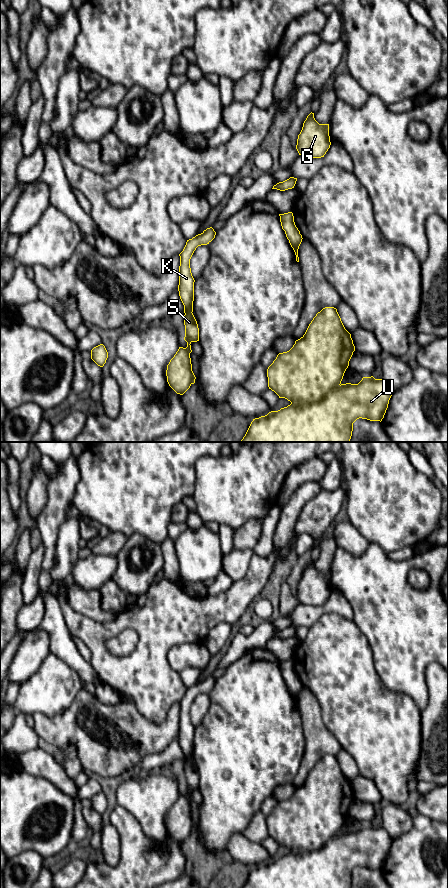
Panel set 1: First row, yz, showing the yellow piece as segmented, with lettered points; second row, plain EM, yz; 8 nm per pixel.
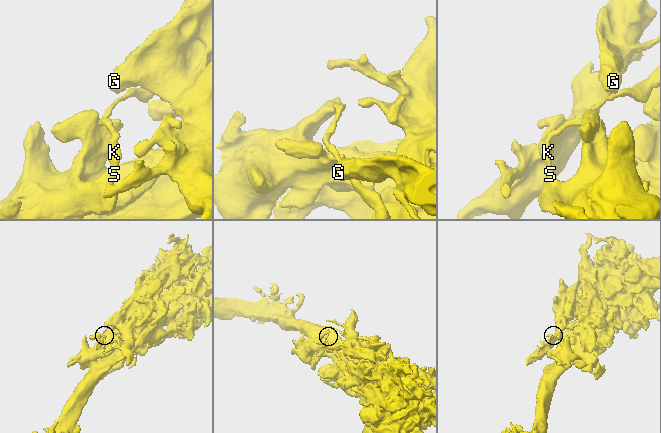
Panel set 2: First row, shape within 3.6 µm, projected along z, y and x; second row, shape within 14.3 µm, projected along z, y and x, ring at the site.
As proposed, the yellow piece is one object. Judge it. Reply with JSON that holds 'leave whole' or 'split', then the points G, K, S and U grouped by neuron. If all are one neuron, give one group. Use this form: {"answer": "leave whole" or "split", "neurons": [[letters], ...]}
{"answer": "split", "neurons": [["G", "S", "U"], ["K"]]}

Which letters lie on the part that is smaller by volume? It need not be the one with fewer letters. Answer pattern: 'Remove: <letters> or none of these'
Remove: K

